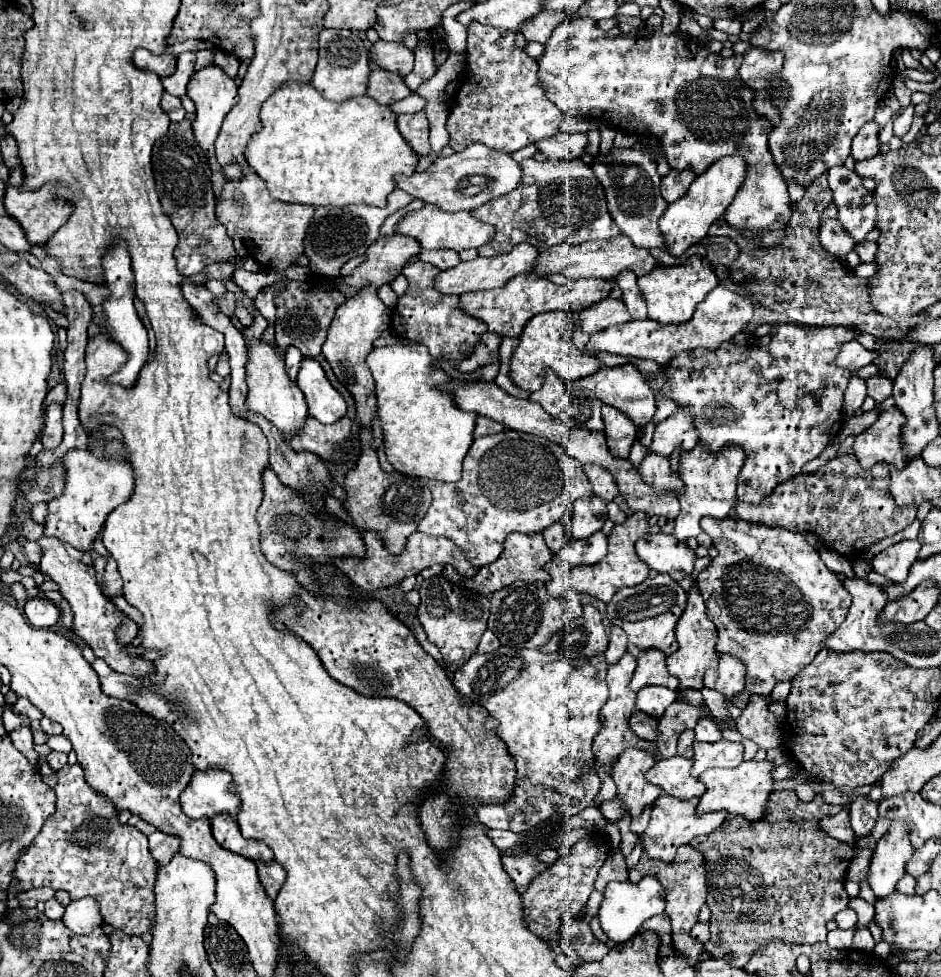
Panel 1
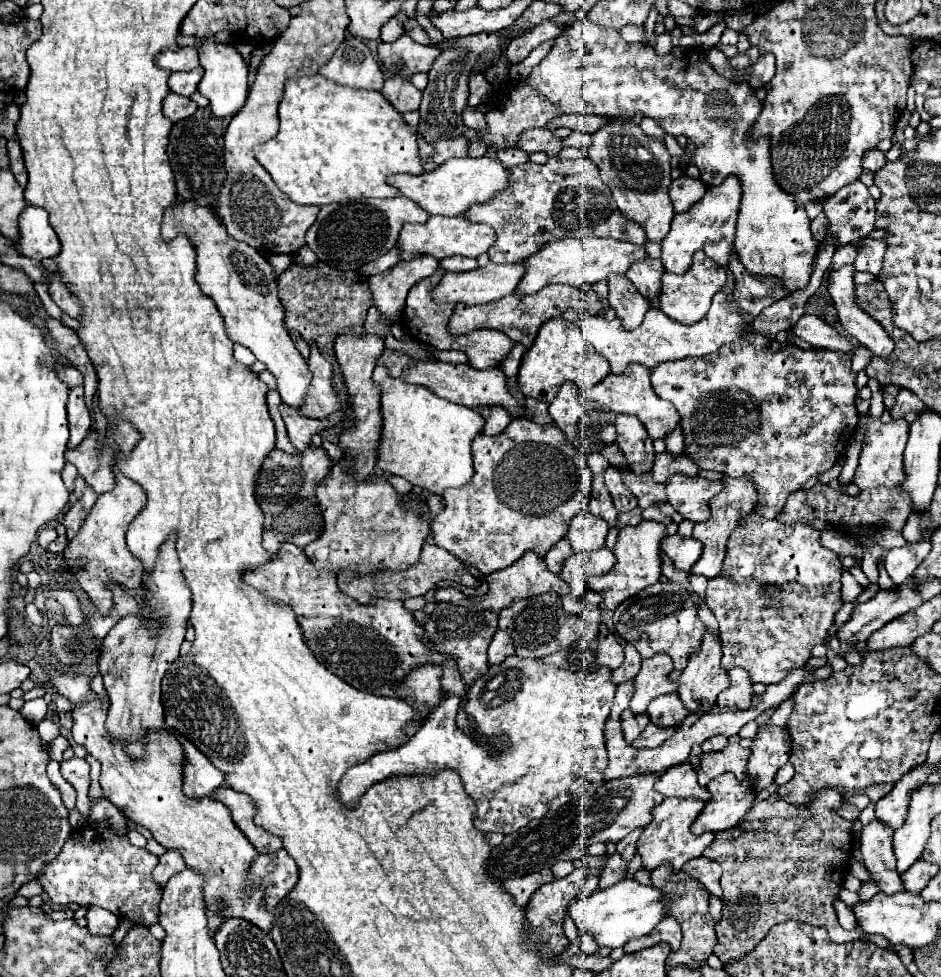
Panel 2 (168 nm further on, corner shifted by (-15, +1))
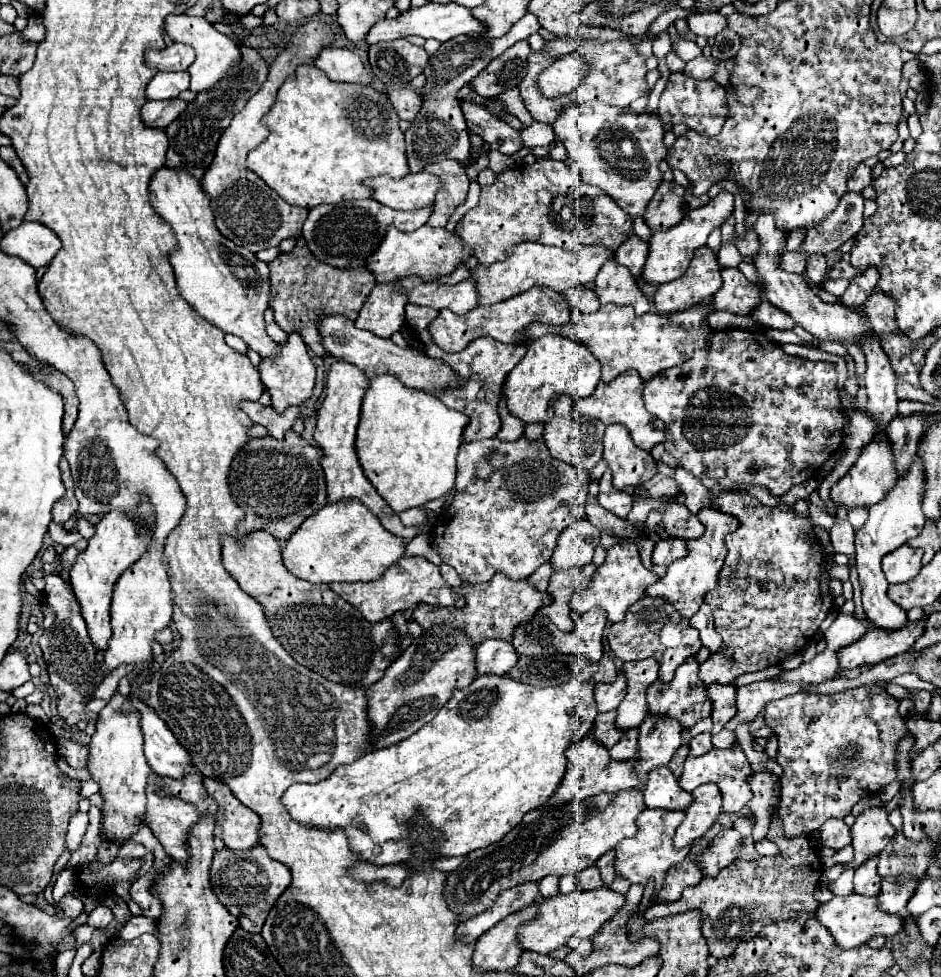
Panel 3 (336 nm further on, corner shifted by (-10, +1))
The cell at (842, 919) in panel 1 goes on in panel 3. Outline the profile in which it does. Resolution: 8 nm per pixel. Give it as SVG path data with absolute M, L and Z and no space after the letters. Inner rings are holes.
M883 806L865 810L861 816L857 816L855 824L851 826L851 846L855 850L853 860L827 869L827 876L831 880L835 880L835 878L839 878L839 874L843 870L859 868L863 862L877 856L879 850L883 850L889 844L889 840L895 832L897 830L889 824L887 812Z

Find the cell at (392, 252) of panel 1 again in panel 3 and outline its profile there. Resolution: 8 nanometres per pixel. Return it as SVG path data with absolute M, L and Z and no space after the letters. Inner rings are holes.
M377 284L369 294L359 318L355 320L357 328L369 330L375 336L391 338L401 330L405 322L405 304L407 294L395 292L395 284Z

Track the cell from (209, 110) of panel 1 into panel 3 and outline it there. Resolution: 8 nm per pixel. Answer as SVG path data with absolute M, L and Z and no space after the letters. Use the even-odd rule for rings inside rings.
M187 14L167 16L165 18L165 32L169 34L169 38L173 42L189 44L197 52L195 62L189 66L189 74L191 74L191 88L189 90L193 90L193 92L203 92L203 90L209 90L211 86L215 86L221 78L227 76L227 70L231 68L231 64L241 56L239 46L229 36L217 32L205 18L199 18L199 16L187 16Z

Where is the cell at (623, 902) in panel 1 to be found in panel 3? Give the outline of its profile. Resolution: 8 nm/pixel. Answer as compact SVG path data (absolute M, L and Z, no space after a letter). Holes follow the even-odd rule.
M605 886L595 888L595 890L587 890L587 892L575 890L571 894L557 894L551 898L541 898L535 918L525 922L517 930L519 946L523 950L549 954L549 952L561 948L563 944L567 944L573 934L579 934L581 938L591 940L599 932L599 928L621 910L623 902L625 902L625 896L613 892L611 888L605 888Z

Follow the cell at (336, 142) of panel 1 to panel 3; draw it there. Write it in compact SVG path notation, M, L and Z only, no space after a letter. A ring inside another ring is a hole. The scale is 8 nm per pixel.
M313 64L299 66L293 78L289 78L279 88L273 108L263 116L263 124L269 128L269 138L249 152L247 166L291 206L311 210L321 204L371 198L373 190L363 184L365 178L387 174L399 180L409 174L399 116L395 114L395 108L391 106L387 94L377 92L373 86L333 82ZM377 112L385 112L385 120L379 124Z

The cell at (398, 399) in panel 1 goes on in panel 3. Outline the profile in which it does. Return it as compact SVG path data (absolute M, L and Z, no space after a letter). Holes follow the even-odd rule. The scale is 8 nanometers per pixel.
M375 376L363 398L361 422L355 438L357 458L367 474L367 480L379 490L379 496L395 510L421 508L423 504L443 498L455 486L455 458L461 446L463 426L469 418L461 412L447 408L437 396L425 390L411 390L391 376Z

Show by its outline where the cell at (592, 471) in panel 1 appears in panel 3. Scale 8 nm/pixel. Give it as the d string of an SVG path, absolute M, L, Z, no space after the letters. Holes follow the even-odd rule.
M607 470L601 480L599 480L599 496L597 496L599 506L603 506L605 510L613 512L619 518L627 518L631 506L633 506L633 494L627 490L615 490L611 486L611 472Z

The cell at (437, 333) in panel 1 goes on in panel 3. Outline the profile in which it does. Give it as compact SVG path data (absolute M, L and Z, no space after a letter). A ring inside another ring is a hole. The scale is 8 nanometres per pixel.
M407 304L405 312L407 312L409 326L419 332L421 342L425 344L425 354L429 358L437 358L443 364L451 366L451 370L459 378L459 386L457 386L455 394L437 394L435 392L435 396L439 400L443 400L449 408L455 408L455 410L463 412L465 416L469 416L469 422L467 422L465 430L463 430L463 442L477 442L477 440L493 438L501 428L501 420L499 420L499 414L497 414L497 404L501 400L503 382L505 382L507 374L525 358L527 348L523 344L501 344L501 342L485 336L485 338L479 338L479 340L471 342L463 352L447 354L439 346L433 344L433 340L429 338L429 330L427 330L429 322L437 316L437 310Z

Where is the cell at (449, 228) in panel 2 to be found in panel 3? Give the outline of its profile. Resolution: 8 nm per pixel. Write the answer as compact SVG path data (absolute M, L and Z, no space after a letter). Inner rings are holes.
M391 226L375 254L367 258L365 268L371 270L371 274L375 274L377 282L395 282L405 276L419 276L431 282L451 274L451 270L455 270L467 256L471 256L471 248L465 246L457 234L451 234L445 228L421 226L415 232L399 232Z

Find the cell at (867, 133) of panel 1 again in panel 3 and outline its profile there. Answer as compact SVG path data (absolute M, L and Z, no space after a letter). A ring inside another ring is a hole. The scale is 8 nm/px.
M859 164L857 170L855 170L855 174L851 176L851 180L847 182L847 190L861 192L869 184L871 184L871 168L867 168L865 164Z

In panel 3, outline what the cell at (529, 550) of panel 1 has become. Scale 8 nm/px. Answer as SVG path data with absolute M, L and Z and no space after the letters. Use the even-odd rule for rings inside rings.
M495 574L485 584L461 584L455 588L455 594L465 598L465 606L461 609L448 607L450 611L454 609L456 612L452 612L453 616L448 618L449 620L445 625L463 628L465 636L471 640L473 646L479 646L487 638L499 638L499 640L511 642L515 626L529 622L541 606L547 606L553 602L547 592L535 590L533 586L527 584L527 580L511 582L503 574Z

